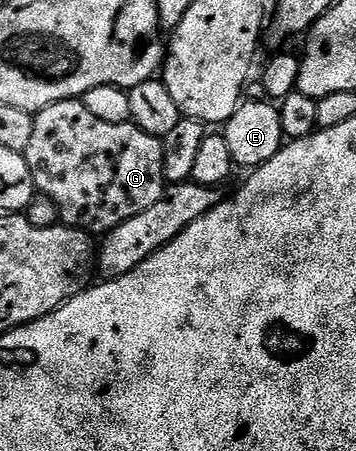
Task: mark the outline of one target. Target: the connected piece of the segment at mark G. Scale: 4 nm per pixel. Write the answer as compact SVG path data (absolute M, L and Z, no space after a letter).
M79 99L63 100L35 113L34 135L23 153L37 193L52 199L69 228L81 228L89 234L113 232L164 196L161 137L146 134L131 122L102 122Z

